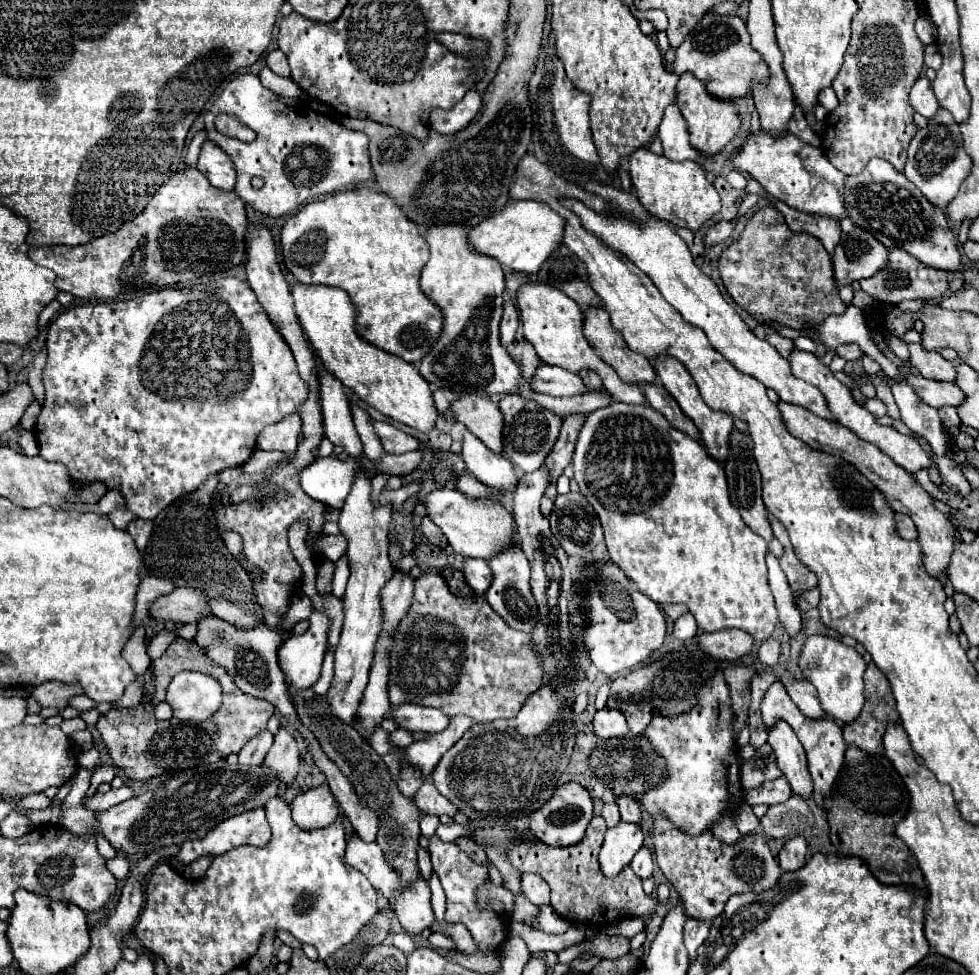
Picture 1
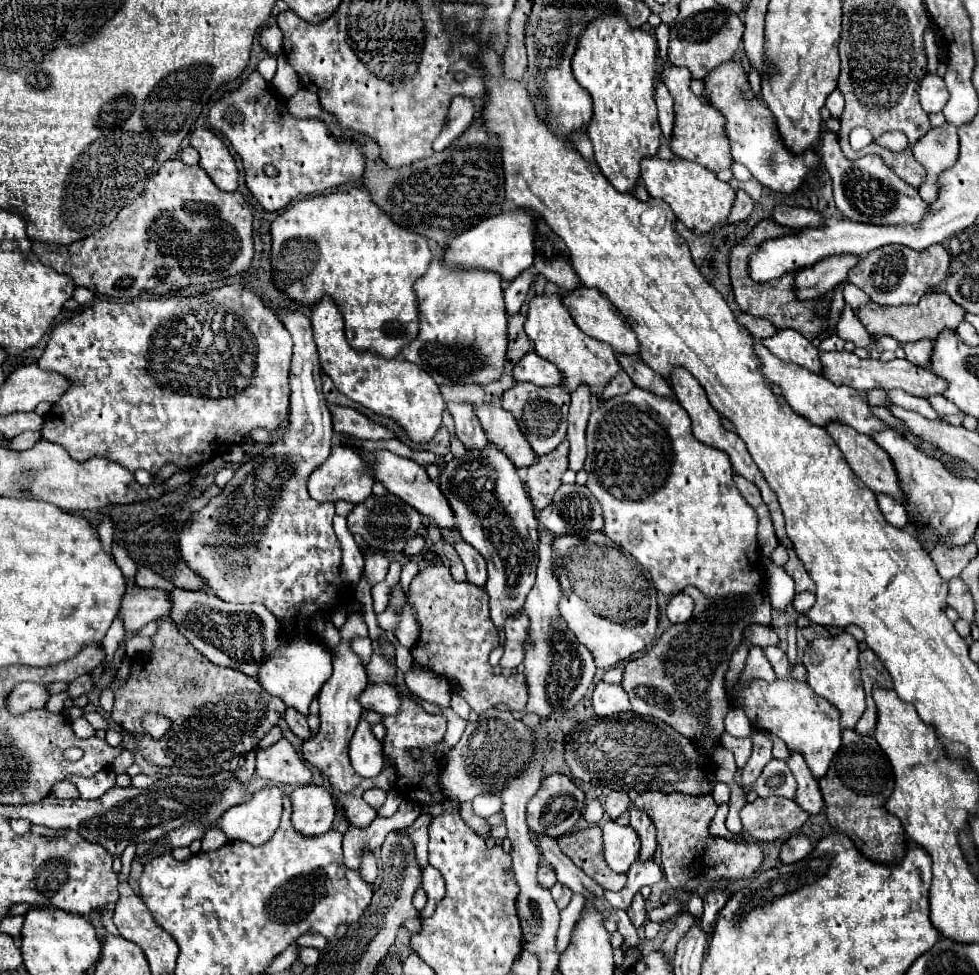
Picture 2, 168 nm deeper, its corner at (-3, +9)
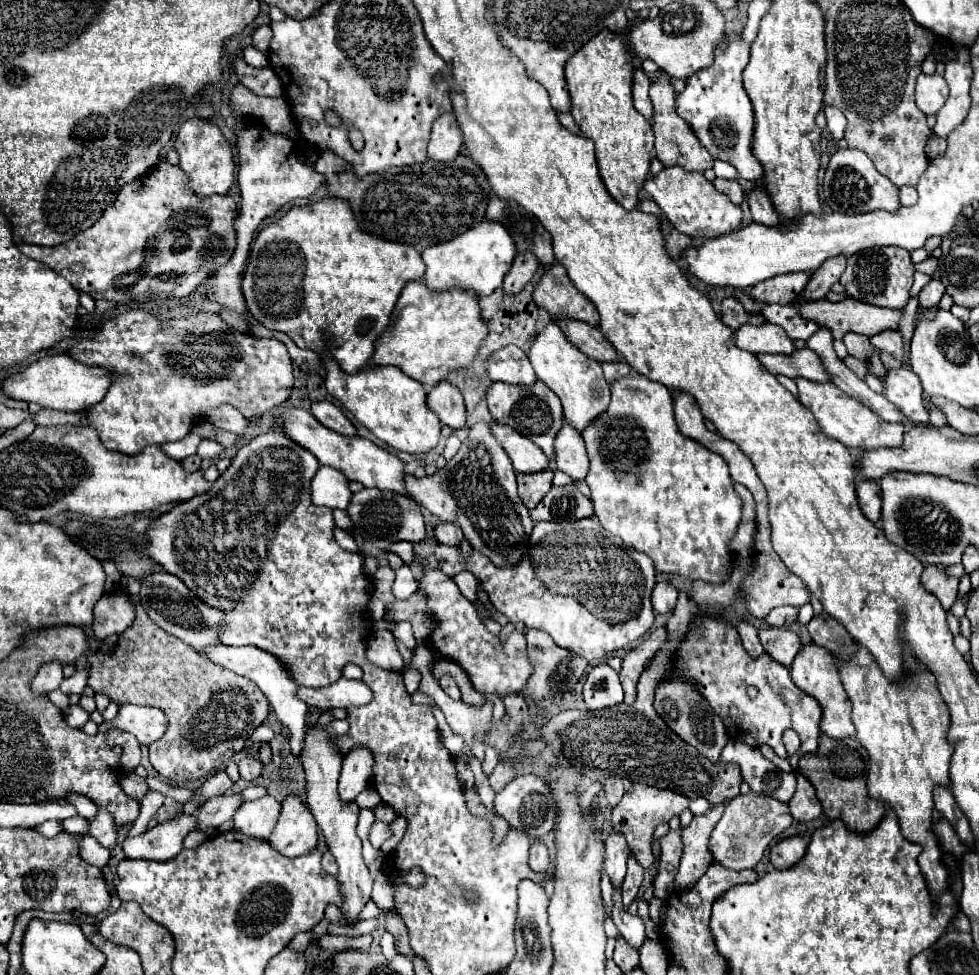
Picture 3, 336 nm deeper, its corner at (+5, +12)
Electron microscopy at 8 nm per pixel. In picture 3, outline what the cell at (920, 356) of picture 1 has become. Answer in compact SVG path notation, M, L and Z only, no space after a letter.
M886 330L882 334L876 334L870 338L872 346L876 346L882 352L888 352L892 358L902 360L904 350L902 350L902 336L898 330Z

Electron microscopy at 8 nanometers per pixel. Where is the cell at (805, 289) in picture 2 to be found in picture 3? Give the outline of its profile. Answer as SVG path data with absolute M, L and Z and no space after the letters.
M808 272L782 274L778 278L770 278L768 282L760 282L760 286L752 286L752 290L748 290L748 296L764 304L792 304L796 300L796 294L800 294L808 284L808 278Z

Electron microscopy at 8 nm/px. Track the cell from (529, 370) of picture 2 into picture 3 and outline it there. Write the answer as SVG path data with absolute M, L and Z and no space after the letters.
M506 346L496 350L486 360L486 376L492 382L506 382L506 384L532 384L536 382L536 374L532 370L526 352L518 346Z

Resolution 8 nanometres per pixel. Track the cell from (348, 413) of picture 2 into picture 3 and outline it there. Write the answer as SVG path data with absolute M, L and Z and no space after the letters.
M314 402L312 404L312 414L316 416L316 420L322 426L326 426L326 428L338 432L338 434L344 434L344 436L354 436L356 434L356 428L352 426L352 422L342 414L340 408L336 408L330 402Z

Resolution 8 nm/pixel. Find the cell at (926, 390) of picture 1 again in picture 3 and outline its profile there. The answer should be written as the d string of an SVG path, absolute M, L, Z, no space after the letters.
M810 348L794 350L792 354L758 354L758 362L774 376L806 378L812 382L830 382L820 358Z

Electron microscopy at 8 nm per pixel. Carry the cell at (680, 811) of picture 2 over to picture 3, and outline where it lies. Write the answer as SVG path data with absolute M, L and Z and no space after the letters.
M634 784L624 794L624 798L620 800L620 804L614 806L614 810L612 810L612 828L614 828L614 832L626 836L628 848L636 854L636 860L640 864L648 866L648 862L644 862L642 856L644 856L644 852L648 854L648 846L650 846L648 842L652 838L652 832L656 830L658 824L664 824L672 816L678 816L682 810L686 810L688 804L690 804L690 798L686 798L682 794L676 794L672 790L662 790L662 788L656 788L656 786Z

